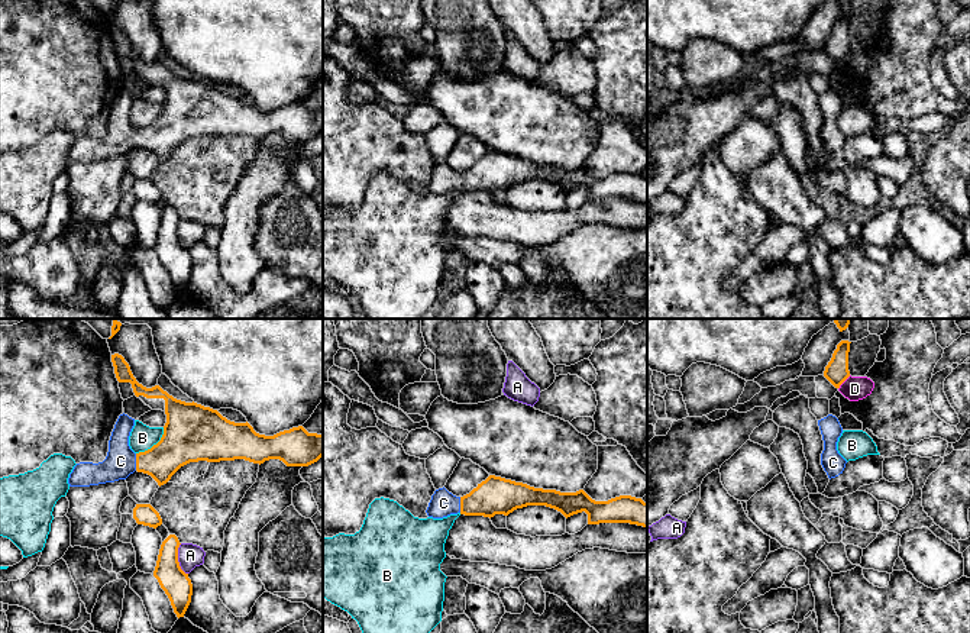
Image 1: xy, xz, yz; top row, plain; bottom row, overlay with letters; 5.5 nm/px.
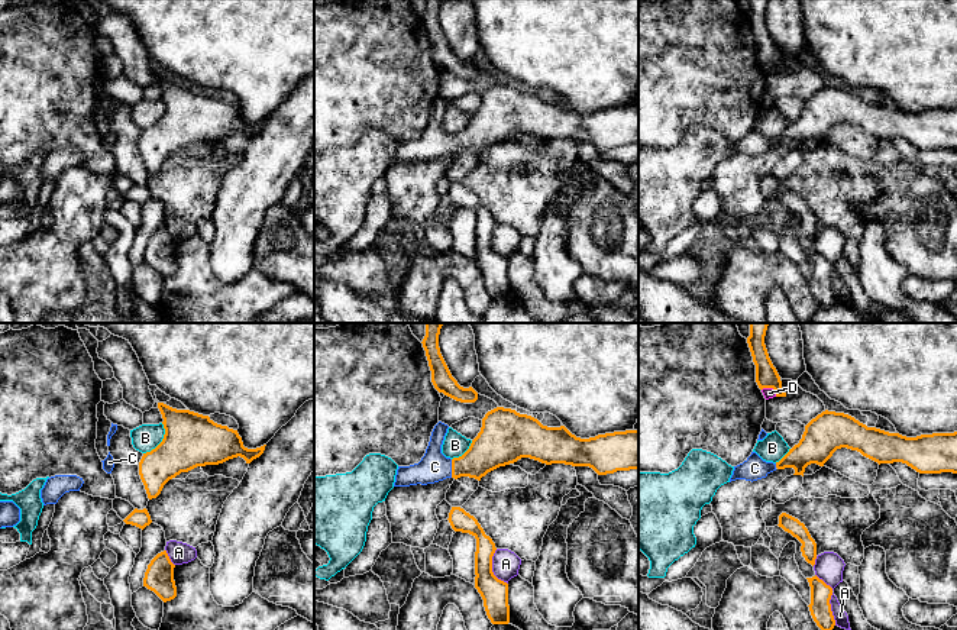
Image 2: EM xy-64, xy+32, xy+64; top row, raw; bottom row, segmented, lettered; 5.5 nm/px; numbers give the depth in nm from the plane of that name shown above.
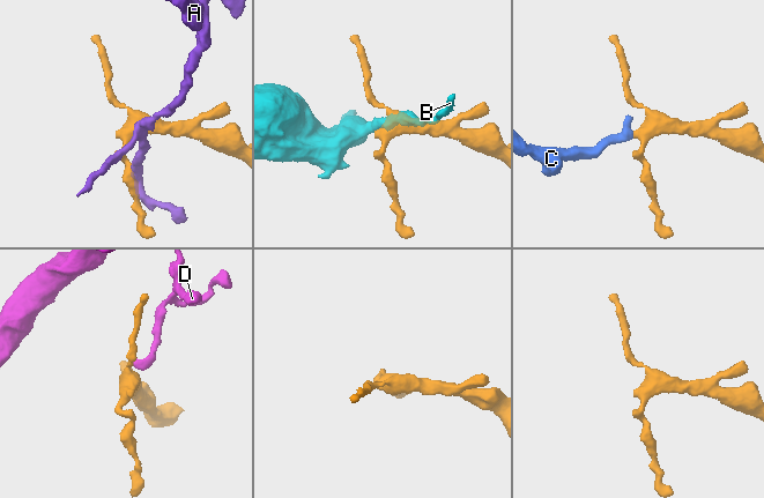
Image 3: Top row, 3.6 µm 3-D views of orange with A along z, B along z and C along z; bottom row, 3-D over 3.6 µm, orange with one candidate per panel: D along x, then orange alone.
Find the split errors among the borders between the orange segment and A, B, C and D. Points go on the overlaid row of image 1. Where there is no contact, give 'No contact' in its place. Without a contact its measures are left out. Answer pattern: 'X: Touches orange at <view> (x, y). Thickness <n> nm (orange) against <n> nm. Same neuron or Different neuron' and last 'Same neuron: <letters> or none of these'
A: Touches orange at xy (177, 559). Thickness 160 nm (orange) against 130 nm. Different neuron
B: Touches orange at xy (154, 445). Thickness 320 nm (orange) against 140 nm. Different neuron
C: Touches orange at xy (136, 462). Thickness 220 nm (orange) against 170 nm. Same neuron
D: Touches orange at yz (843, 381). Thickness 130 nm (orange) against 140 nm. Different neuron
Same neuron: C

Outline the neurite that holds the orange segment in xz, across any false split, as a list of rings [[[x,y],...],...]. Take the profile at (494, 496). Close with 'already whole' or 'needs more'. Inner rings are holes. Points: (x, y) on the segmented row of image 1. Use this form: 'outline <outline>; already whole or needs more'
outline [[[489,475],[463,497],[453,495],[444,487],[436,490],[426,513],[433,519],[457,513],[491,519],[495,514],[508,516],[527,506],[546,506],[560,511],[566,519],[585,511],[588,524],[630,523],[647,527],[647,503],[641,498],[620,495],[608,501],[595,501],[583,490],[560,492],[495,475]]]; needs more

